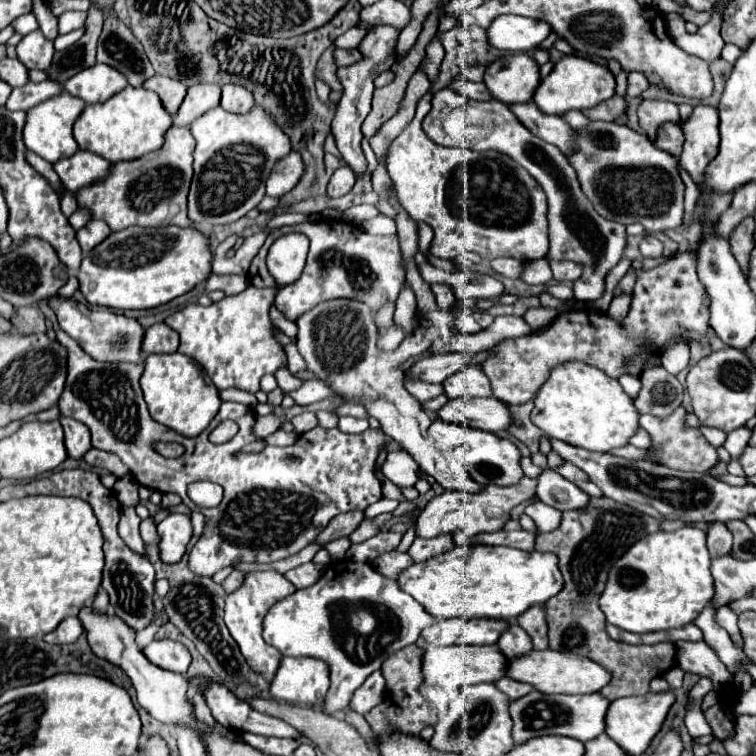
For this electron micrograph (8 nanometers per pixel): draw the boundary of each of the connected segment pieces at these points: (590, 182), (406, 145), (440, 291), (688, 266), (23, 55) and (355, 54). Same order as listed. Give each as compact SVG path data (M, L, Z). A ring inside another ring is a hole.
M567 114L565 122L579 130L579 150L569 158L569 162L575 164L583 192L603 218L625 226L639 222L647 232L665 232L681 226L685 184L681 180L681 172L677 168L679 160L675 156L657 150L645 134L639 134L627 126L613 122L591 122L585 114Z
M427 92L419 104L413 122L393 140L387 154L387 170L395 182L399 202L413 220L423 220L433 226L435 238L431 242L431 254L437 258L453 260L459 252L469 250L479 254L485 264L493 258L515 258L531 262L545 258L549 250L547 240L547 198L539 182L513 158L501 152L473 152L465 148L447 148L431 142L421 128L423 118L431 110L433 94Z
M433 284L431 289L435 295L436 301L443 308L448 309L448 311L456 312L459 308L456 306L456 299L453 294L452 288L444 284Z
M675 254L675 258L669 262L637 276L631 308L623 326L613 322L605 312L571 310L559 314L555 322L541 332L531 332L527 336L509 338L497 344L493 348L495 356L489 356L483 362L483 372L491 380L495 398L507 402L509 406L525 404L527 400L535 398L539 386L549 378L551 368L561 362L579 360L601 368L611 378L619 378L619 374L625 374L625 358L637 354L643 342L653 342L657 352L661 352L665 342L673 336L699 340L707 332L707 326L709 302L707 292L703 290L695 272L695 254Z
M41 30L23 36L23 40L17 44L17 56L25 66L29 66L29 70L45 70L51 64L53 52L53 42L45 40Z
M355 48L355 50L335 50L335 64L337 66L351 66L351 64L355 64L355 60L359 58L361 54L359 54L359 50Z

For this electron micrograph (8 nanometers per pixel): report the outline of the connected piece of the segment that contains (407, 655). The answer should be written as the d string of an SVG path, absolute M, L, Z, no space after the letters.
M415 644L391 654L383 666L381 666L381 672L387 680L387 692L385 692L385 700L375 706L371 712L365 714L365 720L369 722L371 730L375 730L377 734L383 734L389 730L389 726L401 730L401 732L407 732L407 734L419 734L425 726L429 724L435 724L437 722L437 716L435 716L435 710L425 702L425 698L419 694L419 684L421 684L421 654L423 650Z

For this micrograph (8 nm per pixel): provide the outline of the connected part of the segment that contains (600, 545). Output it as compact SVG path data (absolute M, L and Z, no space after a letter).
M601 496L591 498L591 502L581 510L563 512L557 530L537 534L535 550L555 554L559 558L559 570L565 580L563 590L545 602L549 622L549 648L581 654L601 664L611 674L611 680L599 690L599 694L609 702L621 696L647 694L651 678L663 676L675 664L675 644L671 642L633 646L613 640L605 630L607 620L599 608L599 598L607 582L607 570L611 568L609 560L623 556L623 552L627 552L639 538L659 530L659 524L661 522L653 516Z

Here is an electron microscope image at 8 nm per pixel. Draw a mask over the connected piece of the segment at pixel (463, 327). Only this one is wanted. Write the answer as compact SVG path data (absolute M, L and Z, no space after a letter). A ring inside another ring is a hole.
M461 316L459 320L455 320L455 326L459 328L461 334L473 334L473 332L481 330L481 326L471 316Z

